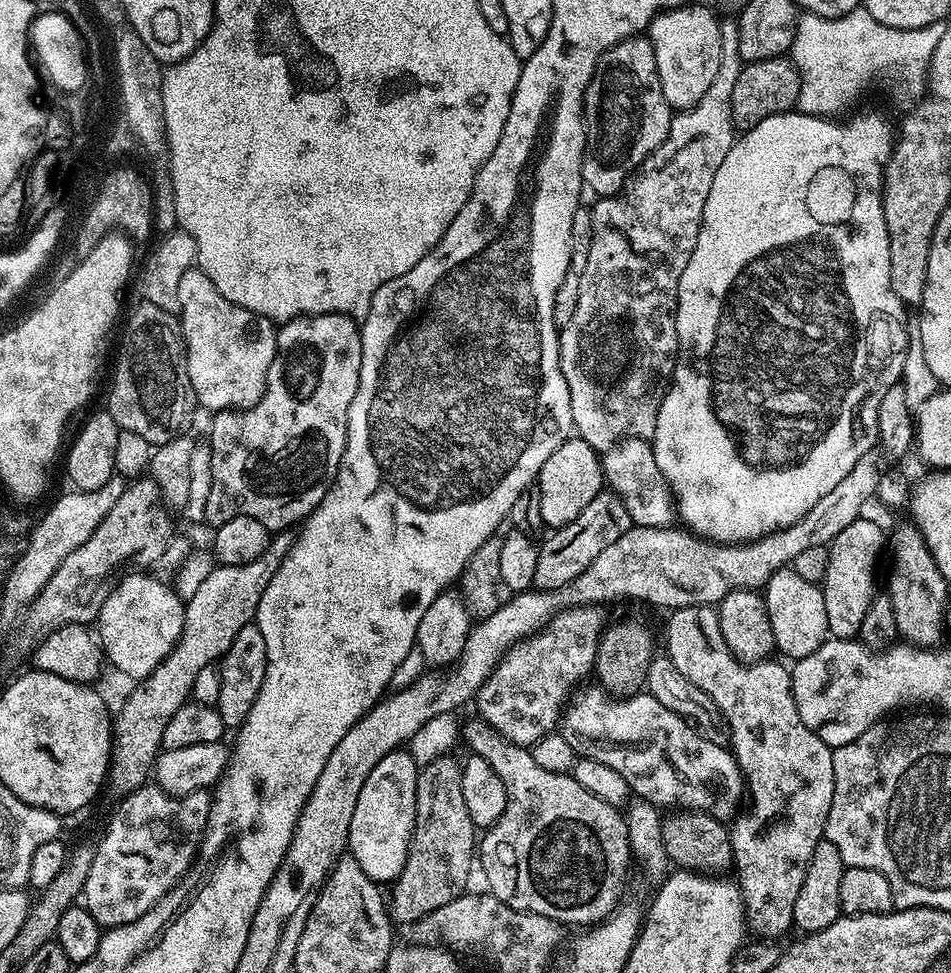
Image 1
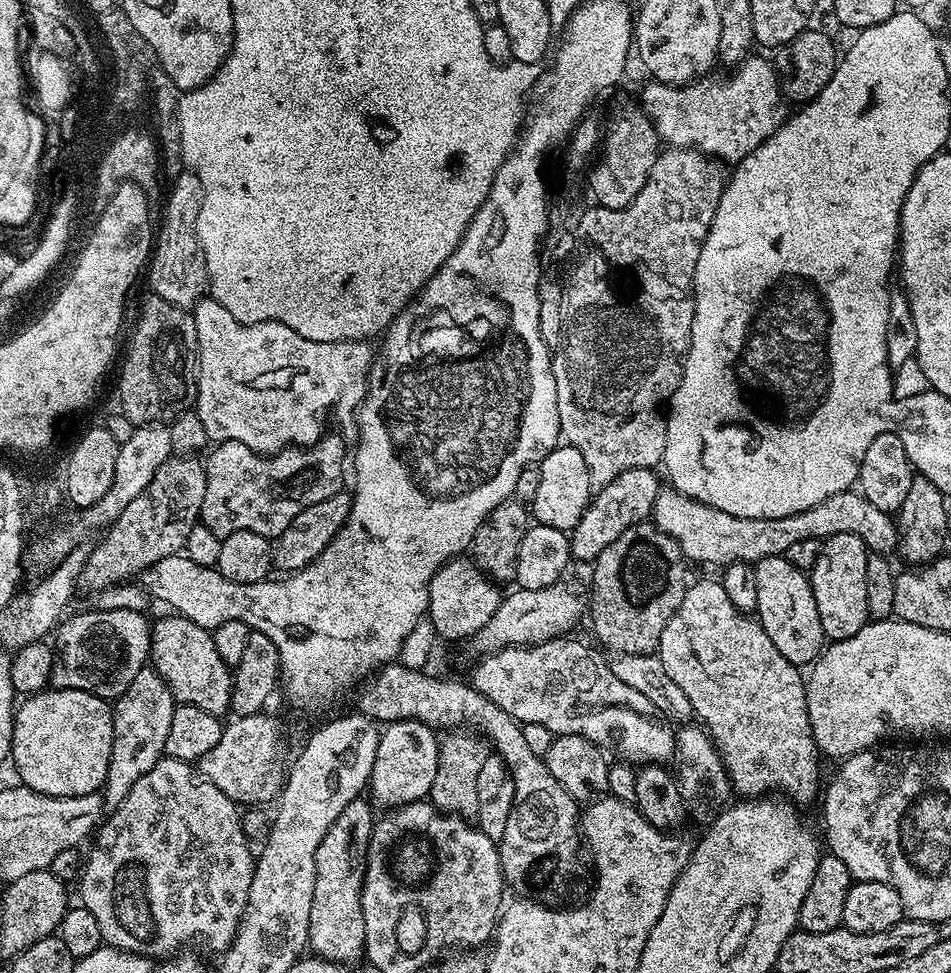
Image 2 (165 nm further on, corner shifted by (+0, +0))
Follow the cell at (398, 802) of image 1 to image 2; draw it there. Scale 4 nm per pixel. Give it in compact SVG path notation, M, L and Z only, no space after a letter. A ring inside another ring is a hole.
M417 720L393 721L385 728L381 731L368 790L372 792L371 799L377 807L394 810L427 797L437 774L440 740L433 729Z

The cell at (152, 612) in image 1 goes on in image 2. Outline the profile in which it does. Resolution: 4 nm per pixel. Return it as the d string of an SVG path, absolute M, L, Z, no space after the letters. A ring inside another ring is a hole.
M179 614L167 615L157 624L155 621L151 625L151 667L168 683L176 704L198 706L198 710L223 717L232 707L233 669L222 662L222 658L218 658L218 650L214 650L214 638L209 629L198 626Z

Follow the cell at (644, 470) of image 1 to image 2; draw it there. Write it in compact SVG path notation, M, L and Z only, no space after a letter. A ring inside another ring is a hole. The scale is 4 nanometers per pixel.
M664 486L652 507L651 519L657 528L680 543L689 561L697 560L700 564L752 564L761 558L783 556L794 542L802 542L802 538L814 538L822 542L834 534L858 534L872 554L891 554L898 548L897 521L889 513L878 510L878 506L871 504L856 490L834 494L821 504L798 514L777 520L763 520L726 514L699 499L677 492L671 486Z

